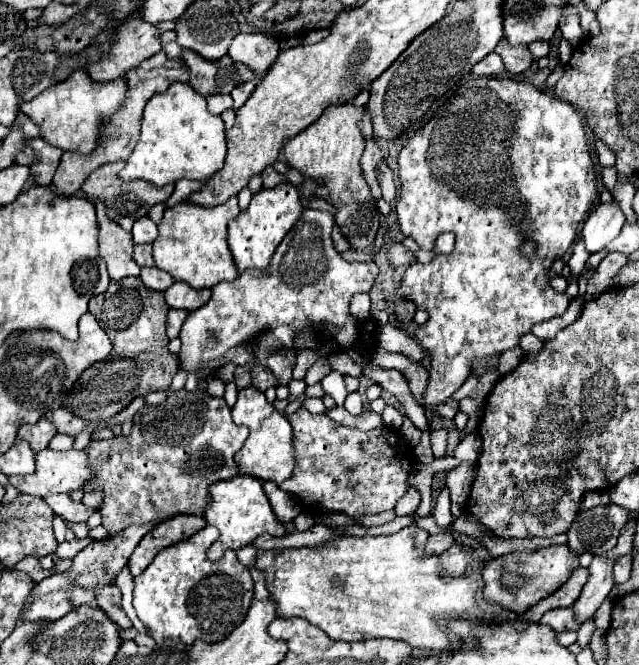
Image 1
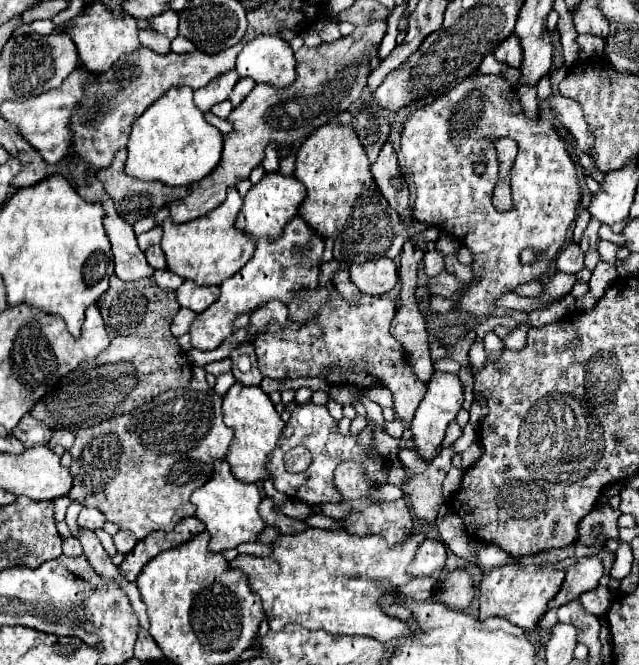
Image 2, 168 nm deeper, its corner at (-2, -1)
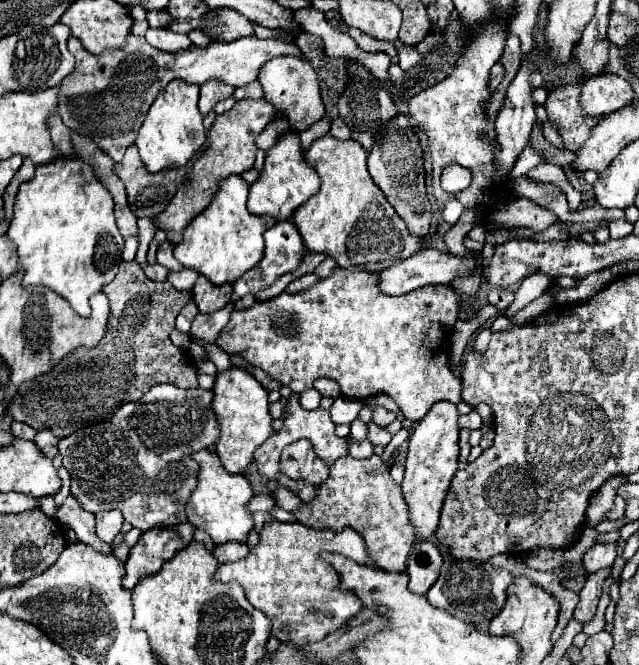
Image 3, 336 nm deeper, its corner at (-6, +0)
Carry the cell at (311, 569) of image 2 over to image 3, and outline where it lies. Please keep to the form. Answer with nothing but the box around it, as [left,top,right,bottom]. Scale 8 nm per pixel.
[215,519,371,645]

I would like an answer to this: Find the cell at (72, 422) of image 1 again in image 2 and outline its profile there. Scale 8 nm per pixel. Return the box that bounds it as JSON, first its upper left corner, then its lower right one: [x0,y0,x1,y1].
[51,430,75,450]

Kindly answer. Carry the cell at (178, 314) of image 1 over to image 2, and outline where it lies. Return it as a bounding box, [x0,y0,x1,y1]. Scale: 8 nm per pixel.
[171,308,195,338]

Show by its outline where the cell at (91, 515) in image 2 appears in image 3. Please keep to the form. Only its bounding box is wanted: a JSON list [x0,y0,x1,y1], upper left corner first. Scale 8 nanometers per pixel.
[97,511,123,545]

